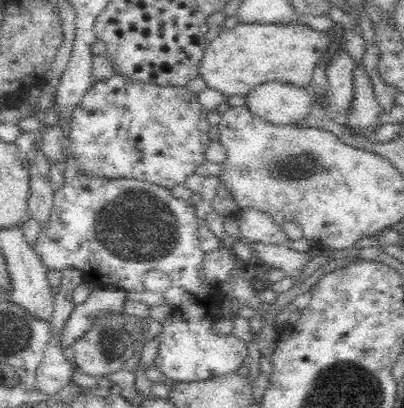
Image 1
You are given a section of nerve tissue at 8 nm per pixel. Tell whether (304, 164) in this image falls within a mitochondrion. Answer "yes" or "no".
yes

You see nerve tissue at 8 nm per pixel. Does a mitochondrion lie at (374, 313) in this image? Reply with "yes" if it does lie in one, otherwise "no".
no

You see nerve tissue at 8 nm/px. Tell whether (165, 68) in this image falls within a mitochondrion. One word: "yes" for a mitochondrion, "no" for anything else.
no

